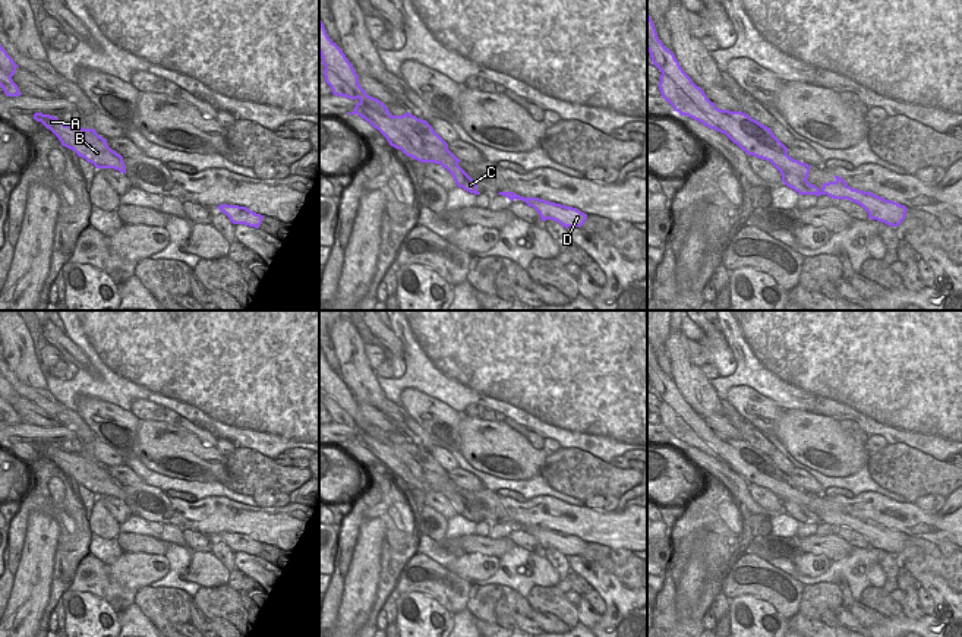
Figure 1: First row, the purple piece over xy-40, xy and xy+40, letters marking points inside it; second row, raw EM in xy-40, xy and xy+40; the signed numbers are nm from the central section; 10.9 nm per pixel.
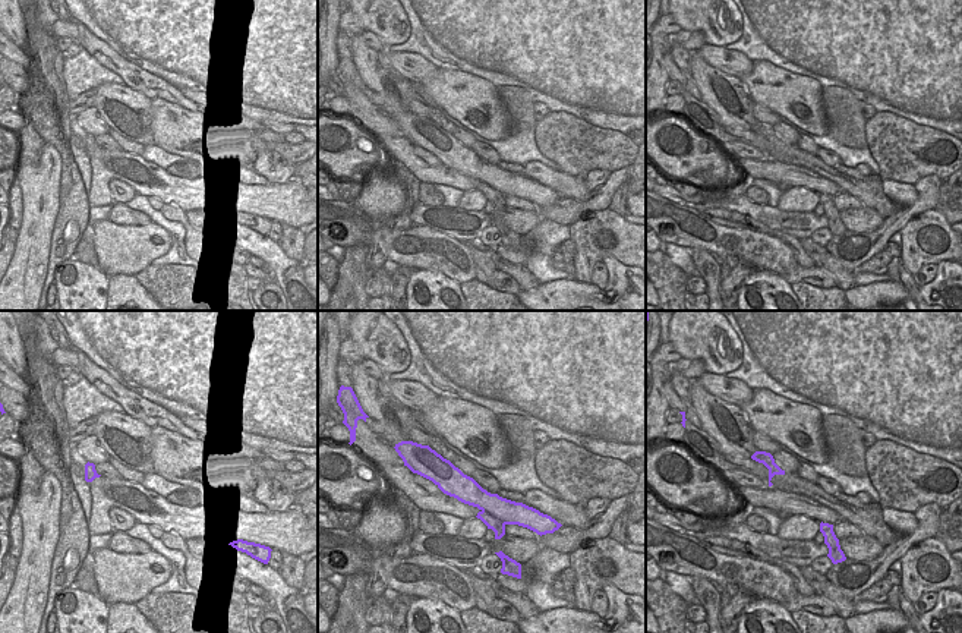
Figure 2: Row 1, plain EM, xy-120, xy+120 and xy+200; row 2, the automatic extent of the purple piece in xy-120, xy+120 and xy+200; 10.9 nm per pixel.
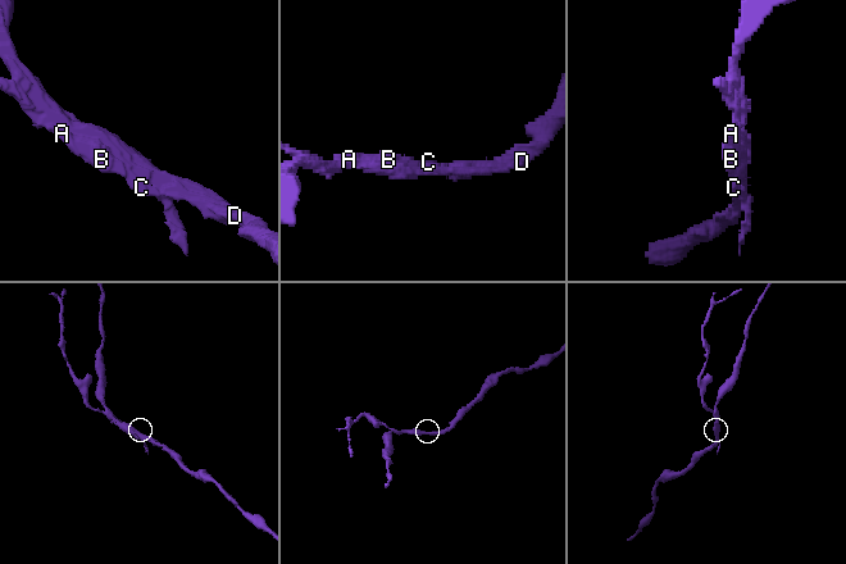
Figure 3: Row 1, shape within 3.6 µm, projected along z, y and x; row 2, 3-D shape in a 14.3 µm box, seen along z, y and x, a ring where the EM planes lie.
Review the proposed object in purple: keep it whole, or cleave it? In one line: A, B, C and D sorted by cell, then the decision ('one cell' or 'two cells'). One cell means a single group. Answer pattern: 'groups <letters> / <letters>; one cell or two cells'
groups A B C / D; two cells

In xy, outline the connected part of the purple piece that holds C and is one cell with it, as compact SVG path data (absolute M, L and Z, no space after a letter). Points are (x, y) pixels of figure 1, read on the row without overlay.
M357 431L354 438L347 442L357 442L369 450L387 466L391 474L401 477L407 485L411 485L420 491L441 492L452 502L458 515L463 515L470 521L480 523L476 510L460 493L455 492L454 486L451 485L452 480L448 477L448 472L436 470L433 463L430 463L426 457L419 458L414 454L410 454L411 460L417 466L409 466L400 457L398 448L389 448L363 431Z

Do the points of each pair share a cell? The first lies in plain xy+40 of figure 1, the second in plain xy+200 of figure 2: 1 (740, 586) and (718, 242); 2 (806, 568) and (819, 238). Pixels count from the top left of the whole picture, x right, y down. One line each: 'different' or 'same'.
1: same
2: same

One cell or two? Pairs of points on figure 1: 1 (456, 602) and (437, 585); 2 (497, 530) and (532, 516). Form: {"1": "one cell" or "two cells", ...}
{"1": "one cell", "2": "two cells"}

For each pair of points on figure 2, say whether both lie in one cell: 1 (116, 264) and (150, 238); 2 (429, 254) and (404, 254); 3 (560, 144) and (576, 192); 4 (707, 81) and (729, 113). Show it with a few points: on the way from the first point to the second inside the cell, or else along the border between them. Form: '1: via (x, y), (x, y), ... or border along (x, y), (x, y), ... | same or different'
1: via (125, 255), (132, 248), (141, 245) | same
2: via (423, 254), (410, 254) | same
3: border along (561, 170), (584, 179) | different
4: via (712, 88), (724, 106) | same

